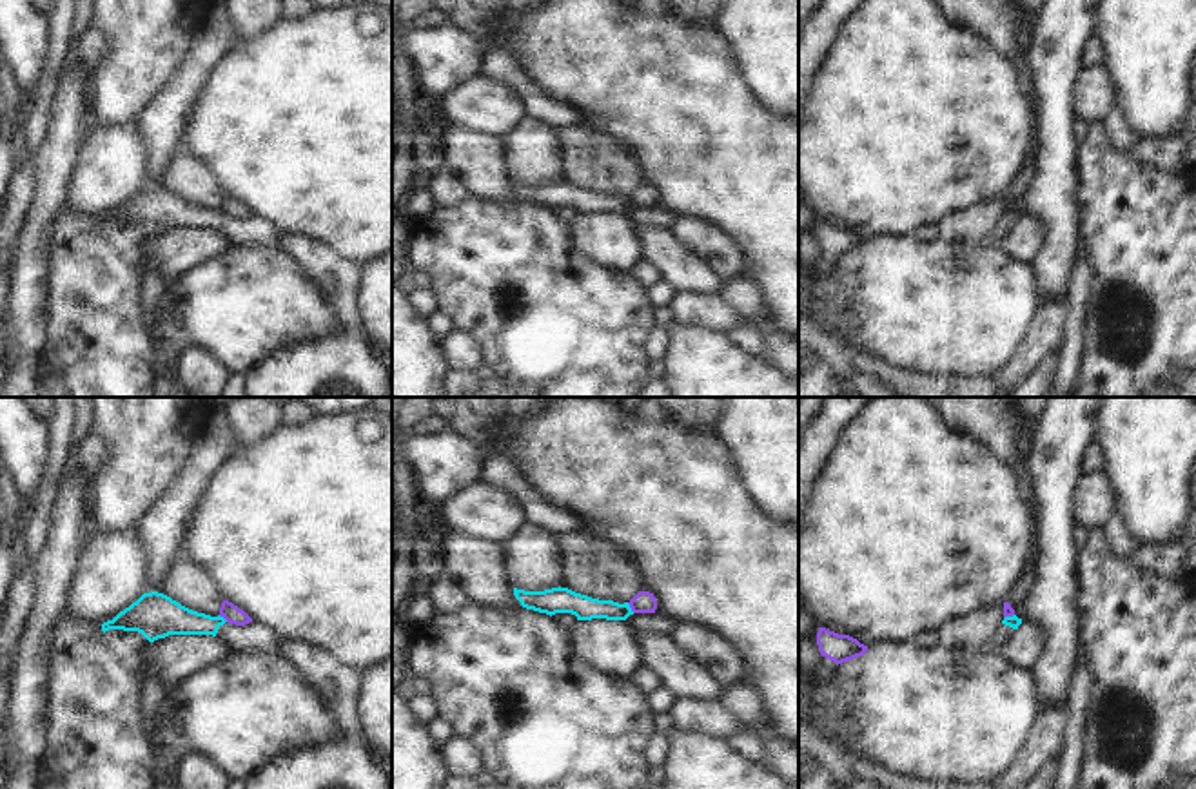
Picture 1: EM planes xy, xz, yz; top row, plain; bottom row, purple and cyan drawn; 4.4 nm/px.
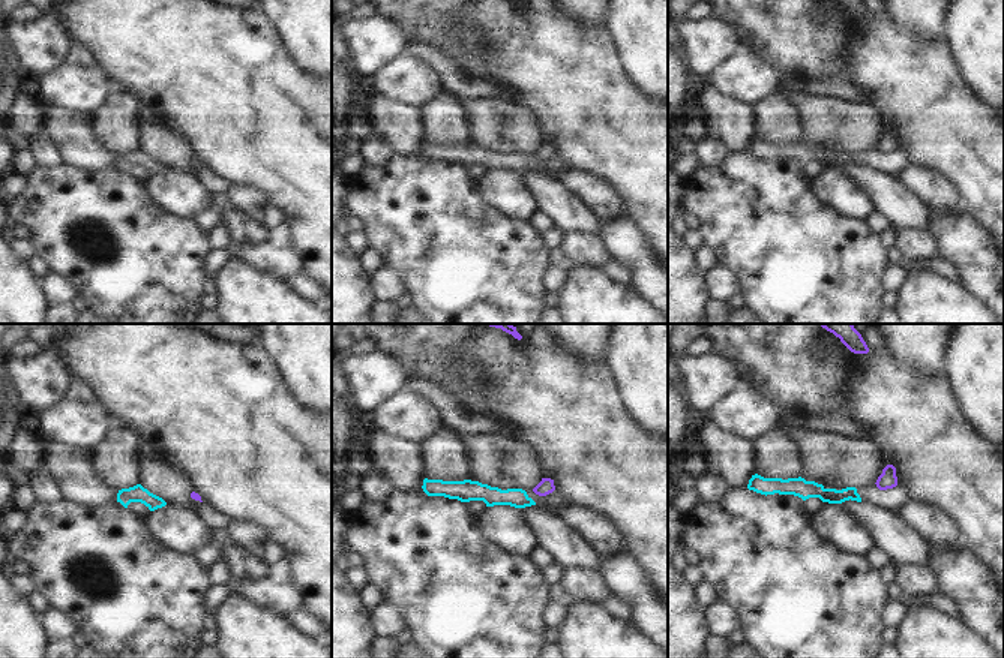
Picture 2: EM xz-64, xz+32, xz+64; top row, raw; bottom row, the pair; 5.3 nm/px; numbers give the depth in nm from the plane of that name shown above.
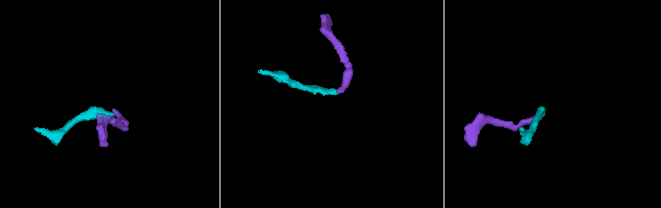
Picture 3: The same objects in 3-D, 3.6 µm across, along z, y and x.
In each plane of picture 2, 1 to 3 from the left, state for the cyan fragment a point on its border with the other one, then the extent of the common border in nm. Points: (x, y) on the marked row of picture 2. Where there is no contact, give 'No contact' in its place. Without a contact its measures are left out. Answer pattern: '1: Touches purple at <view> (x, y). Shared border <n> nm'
1: No contact
2: No contact
3: No contact

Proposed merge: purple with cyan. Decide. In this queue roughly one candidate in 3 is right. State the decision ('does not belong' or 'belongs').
does not belong

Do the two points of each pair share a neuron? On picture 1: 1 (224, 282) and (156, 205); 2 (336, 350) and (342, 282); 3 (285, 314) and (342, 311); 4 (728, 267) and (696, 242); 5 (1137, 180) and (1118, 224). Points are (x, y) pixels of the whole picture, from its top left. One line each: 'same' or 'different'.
1: different
2: different
3: different
4: same
5: same

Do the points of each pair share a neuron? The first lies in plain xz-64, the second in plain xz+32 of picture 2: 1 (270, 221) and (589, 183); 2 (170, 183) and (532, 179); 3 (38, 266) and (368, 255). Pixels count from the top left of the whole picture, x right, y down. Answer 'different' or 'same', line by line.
1: same
2: different
3: same

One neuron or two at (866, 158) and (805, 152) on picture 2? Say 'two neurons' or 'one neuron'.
one neuron

